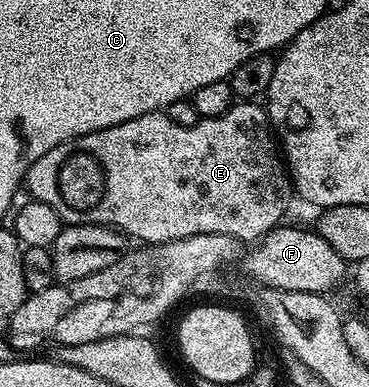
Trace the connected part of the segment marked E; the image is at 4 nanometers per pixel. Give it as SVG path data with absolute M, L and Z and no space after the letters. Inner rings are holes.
M255 100L236 101L229 108L229 112L216 118L200 118L199 122L192 126L173 124L173 120L169 120L166 112L156 112L137 116L133 120L125 120L125 124L113 124L113 128L105 128L97 132L89 132L85 136L77 136L73 140L57 144L57 148L49 148L49 152L45 152L45 156L41 156L41 160L37 160L31 165L25 179L25 190L34 201L49 204L49 208L53 208L66 225L112 226L115 230L122 230L128 239L140 238L140 243L143 244L172 242L209 232L228 234L239 239L240 243L251 244L256 240L262 240L269 231L275 229L286 219L283 217L286 216L287 209L291 206L291 198L293 199L293 183L284 159L281 157L280 147L273 137L273 127L268 119L266 109Z

